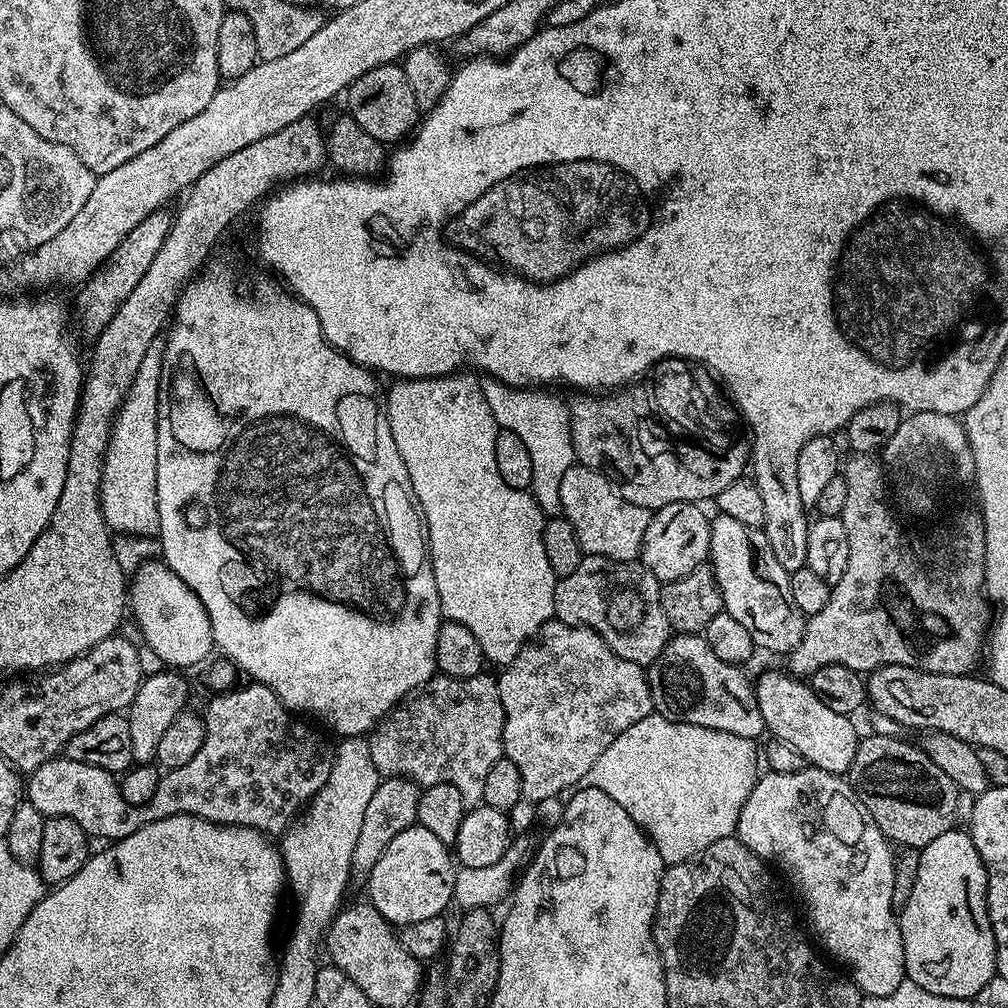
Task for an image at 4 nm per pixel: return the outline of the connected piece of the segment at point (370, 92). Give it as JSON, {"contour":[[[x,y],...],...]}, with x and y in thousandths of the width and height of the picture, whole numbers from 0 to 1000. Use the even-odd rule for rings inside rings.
{"contour":[[[396,63],[380,63],[359,73],[359,77],[355,77],[343,88],[344,95],[344,114],[349,115],[359,129],[381,145],[400,140],[414,126],[415,108],[411,89],[407,89],[407,81]]]}

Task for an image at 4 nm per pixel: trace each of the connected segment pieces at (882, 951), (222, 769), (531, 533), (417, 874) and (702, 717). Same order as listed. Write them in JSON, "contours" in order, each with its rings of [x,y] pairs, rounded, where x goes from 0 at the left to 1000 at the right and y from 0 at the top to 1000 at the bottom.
{"contours":[[[[805,760],[784,768],[765,764],[759,767],[751,773],[736,800],[728,824],[729,832],[739,837],[755,854],[767,853],[772,860],[782,864],[783,871],[794,880],[794,889],[802,900],[807,919],[813,924],[818,942],[831,955],[841,959],[840,971],[858,989],[887,986],[899,965],[895,927],[884,897],[888,859],[882,834],[858,806],[836,769]]],[[[246,677],[243,683],[239,681],[231,682],[225,687],[219,687],[211,689],[210,695],[203,700],[200,705],[200,713],[202,716],[202,735],[196,744],[196,748],[192,748],[192,752],[188,752],[188,756],[185,756],[185,760],[177,760],[176,762],[168,762],[160,769],[157,776],[157,784],[153,788],[150,798],[142,802],[134,802],[133,799],[127,798],[119,787],[119,779],[116,771],[110,766],[106,766],[103,762],[97,760],[85,760],[85,756],[73,756],[66,752],[57,752],[55,754],[47,754],[42,760],[38,760],[38,764],[34,764],[26,774],[26,794],[34,800],[34,804],[38,804],[43,810],[61,810],[62,812],[73,812],[73,815],[77,815],[77,819],[81,819],[81,823],[87,826],[88,830],[95,831],[100,829],[103,835],[114,835],[125,831],[129,827],[133,827],[141,819],[145,819],[154,813],[161,812],[169,812],[170,810],[195,810],[201,813],[207,813],[213,817],[238,817],[241,821],[255,821],[256,824],[265,827],[270,831],[278,831],[287,824],[288,818],[295,813],[294,805],[305,796],[306,793],[316,791],[329,767],[330,747],[325,746],[325,738],[313,726],[310,722],[305,722],[302,718],[290,719],[287,703],[283,702],[281,696],[272,688],[272,685],[268,685],[262,679]]],[[[449,371],[446,373],[428,373],[422,377],[394,376],[389,386],[383,389],[383,404],[385,406],[385,418],[387,419],[387,431],[391,431],[391,438],[395,442],[395,450],[399,450],[399,458],[405,467],[405,473],[409,479],[409,491],[419,509],[420,519],[423,521],[423,539],[427,549],[427,559],[431,577],[435,581],[437,590],[437,602],[439,610],[445,616],[462,621],[470,633],[474,633],[474,641],[478,641],[481,656],[488,655],[495,661],[503,661],[511,655],[519,643],[529,633],[535,631],[536,624],[551,612],[550,585],[552,584],[553,570],[547,563],[546,554],[543,553],[542,542],[539,538],[542,510],[536,505],[536,500],[527,487],[502,482],[498,470],[494,470],[494,458],[490,455],[490,438],[494,422],[486,403],[482,399],[478,388],[477,378],[468,371]]],[[[416,819],[404,821],[399,823],[399,827],[395,827],[387,834],[368,865],[364,866],[365,885],[369,888],[366,889],[367,895],[390,919],[419,915],[419,911],[431,911],[441,904],[439,901],[444,896],[446,898],[449,896],[448,884],[450,883],[453,864],[454,861],[450,856],[450,849],[445,838],[439,837],[435,831],[435,827]]],[[[671,629],[664,634],[651,658],[642,664],[643,684],[650,688],[649,698],[658,709],[676,714],[679,718],[688,718],[720,728],[730,728],[741,734],[750,734],[753,726],[759,725],[758,713],[750,703],[747,684],[744,675],[737,671],[735,664],[729,659],[716,657],[708,645],[694,629]]]]}

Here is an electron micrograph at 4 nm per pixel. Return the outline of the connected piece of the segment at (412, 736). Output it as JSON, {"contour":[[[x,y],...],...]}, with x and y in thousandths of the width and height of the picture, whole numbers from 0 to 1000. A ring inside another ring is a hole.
{"contour":[[[437,669],[409,696],[406,702],[398,701],[380,719],[381,726],[368,727],[367,741],[373,763],[382,771],[404,770],[418,780],[454,780],[461,799],[475,799],[486,760],[500,750],[500,701],[493,676],[484,669],[461,675]]]}

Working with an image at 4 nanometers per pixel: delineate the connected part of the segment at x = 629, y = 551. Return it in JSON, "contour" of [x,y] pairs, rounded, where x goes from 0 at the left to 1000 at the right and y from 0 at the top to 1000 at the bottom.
{"contour":[[[574,458],[568,460],[558,474],[556,497],[560,503],[558,512],[568,523],[579,550],[599,552],[612,558],[627,558],[634,553],[637,534],[645,515],[644,505],[621,498],[598,468],[581,464]]]}

